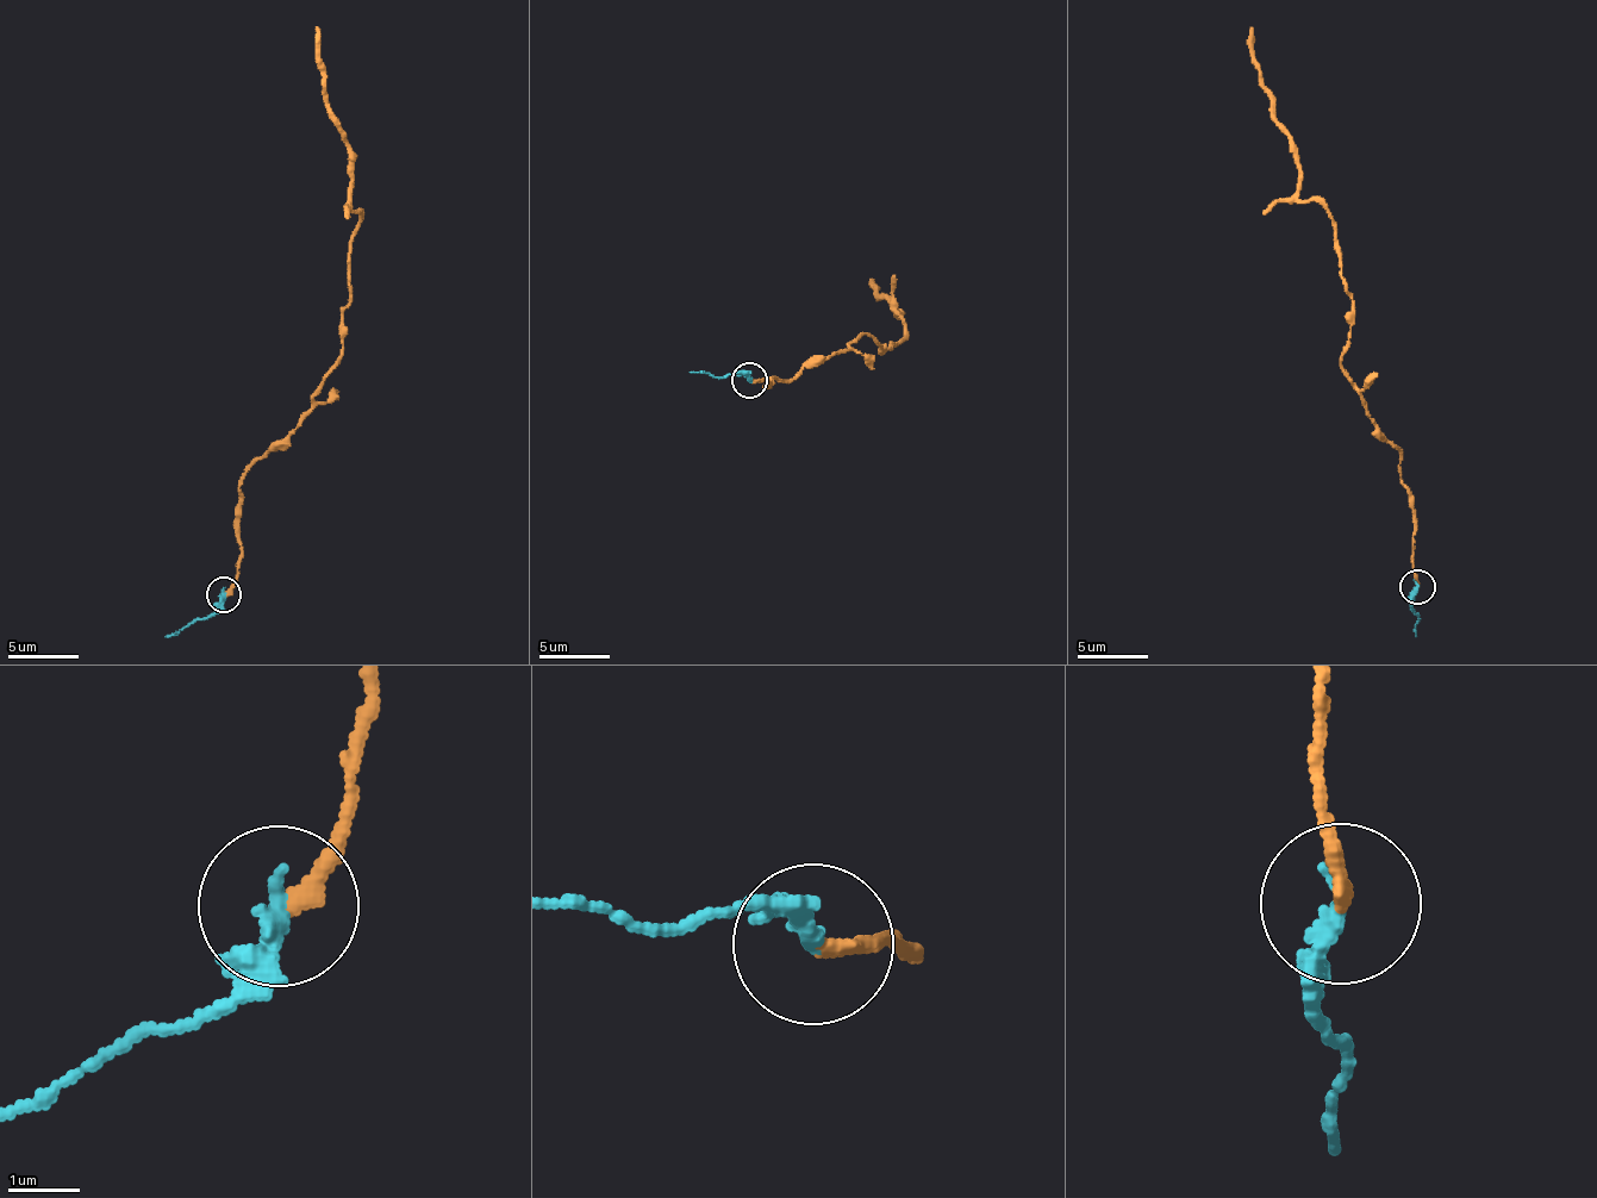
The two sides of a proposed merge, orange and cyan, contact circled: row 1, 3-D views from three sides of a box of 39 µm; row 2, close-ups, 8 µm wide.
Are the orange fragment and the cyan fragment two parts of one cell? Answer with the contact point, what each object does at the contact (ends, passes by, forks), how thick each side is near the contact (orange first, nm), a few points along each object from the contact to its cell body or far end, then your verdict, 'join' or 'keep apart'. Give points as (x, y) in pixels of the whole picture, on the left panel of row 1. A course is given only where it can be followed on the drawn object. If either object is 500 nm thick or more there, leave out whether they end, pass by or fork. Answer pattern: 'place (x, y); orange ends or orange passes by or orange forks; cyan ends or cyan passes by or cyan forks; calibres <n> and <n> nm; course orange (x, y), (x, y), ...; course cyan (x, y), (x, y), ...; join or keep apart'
place (223, 594); orange ends; cyan ends; calibres 240 and 280 nm; course orange (226, 593), (236, 575), (239, 480), (298, 423), (343, 347), (360, 212), (314, 26); course cyan (223, 593), (212, 615), (194, 618), (166, 636); keep apart

